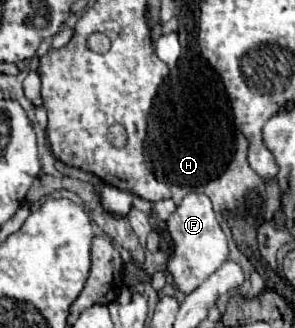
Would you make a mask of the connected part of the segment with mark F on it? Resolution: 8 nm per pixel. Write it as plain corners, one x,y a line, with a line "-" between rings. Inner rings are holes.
188,194
176,208
176,212
166,220
166,224
174,240
174,256
168,262
168,272
174,276
176,286
188,294
226,262
228,258
226,234
222,232
218,218
214,218
212,202
208,202
206,194

